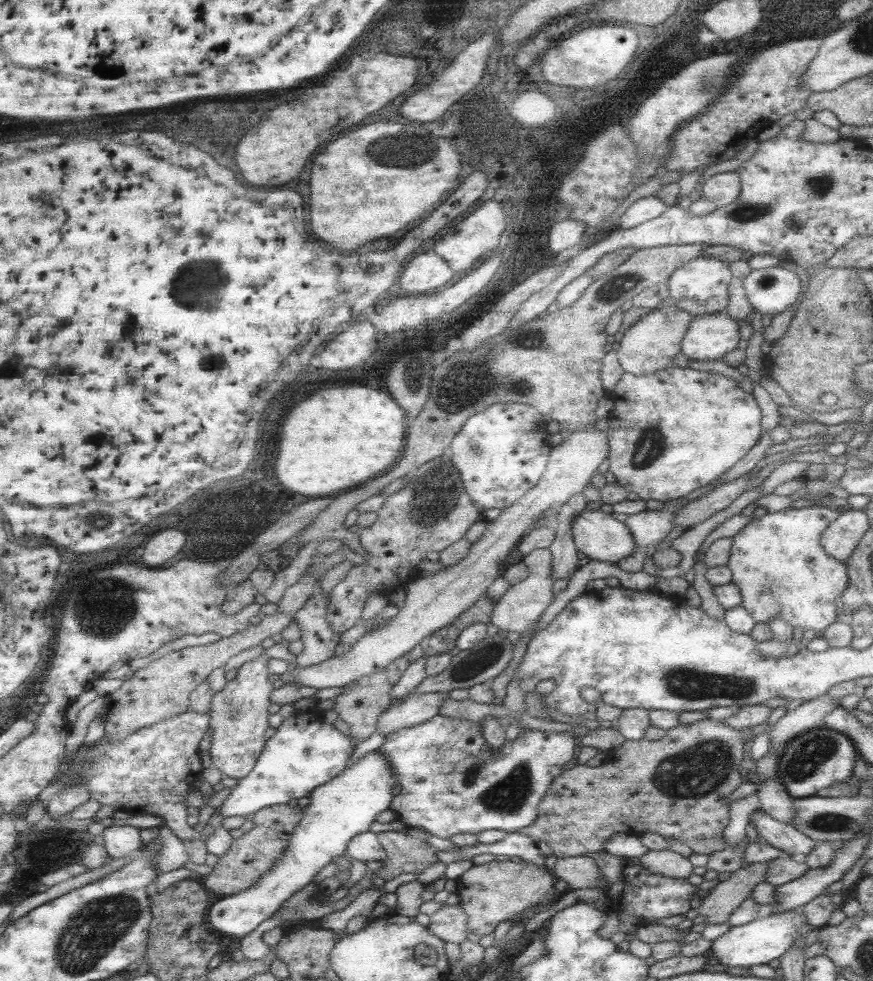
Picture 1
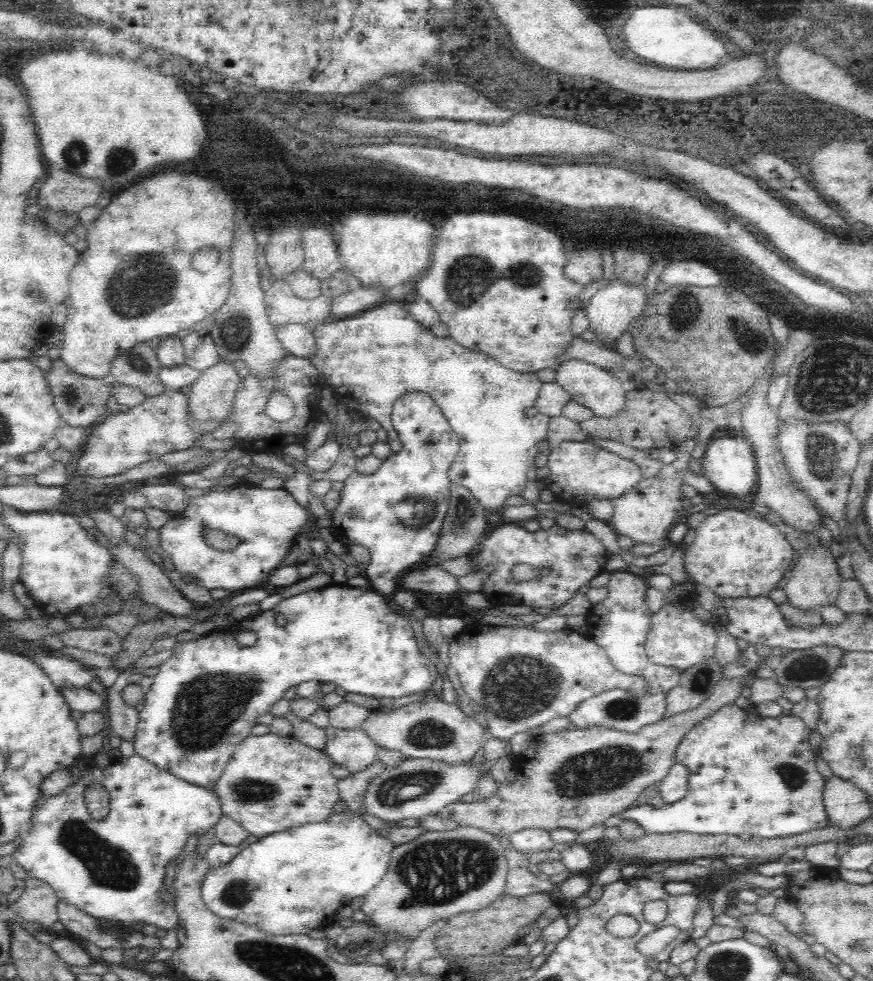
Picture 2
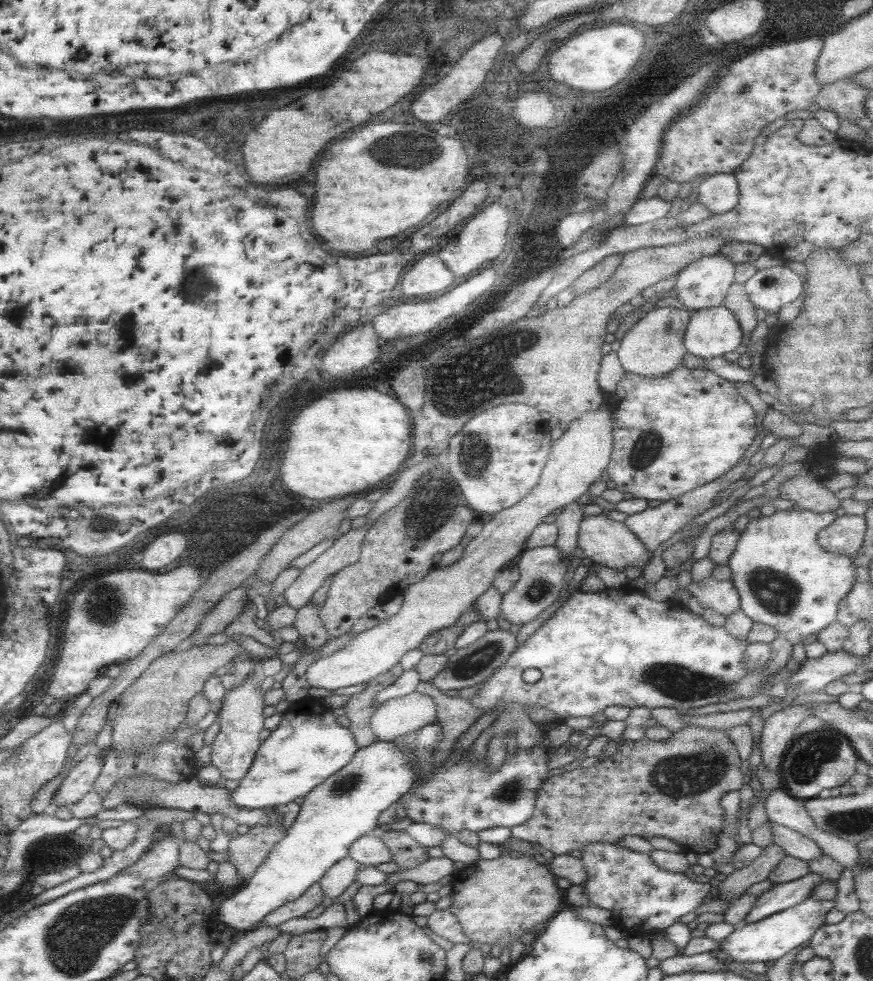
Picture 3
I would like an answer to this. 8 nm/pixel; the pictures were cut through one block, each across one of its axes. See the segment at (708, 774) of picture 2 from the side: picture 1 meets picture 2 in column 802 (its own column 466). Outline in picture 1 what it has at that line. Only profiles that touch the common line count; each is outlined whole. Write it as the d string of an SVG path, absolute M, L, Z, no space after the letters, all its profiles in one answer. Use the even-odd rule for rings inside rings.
M436 715L419 726L401 729L384 737L378 751L392 770L391 778L397 784L398 790L388 806L396 820L406 828L423 829L446 839L459 833L475 835L482 830L513 833L534 821L536 806L547 794L549 784L571 766L568 762L576 747L574 736L566 732L554 734L528 730L524 734L519 732L513 741L504 741L499 748L493 749L486 746L480 732L479 722L455 721Z

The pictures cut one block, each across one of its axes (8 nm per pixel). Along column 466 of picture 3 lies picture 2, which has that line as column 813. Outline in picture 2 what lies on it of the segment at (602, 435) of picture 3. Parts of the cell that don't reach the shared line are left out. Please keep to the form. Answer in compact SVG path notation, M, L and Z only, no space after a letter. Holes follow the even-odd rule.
M808 544L793 566L788 581L783 582L787 600L792 606L802 610L818 611L824 604L835 604L843 578L828 544Z

